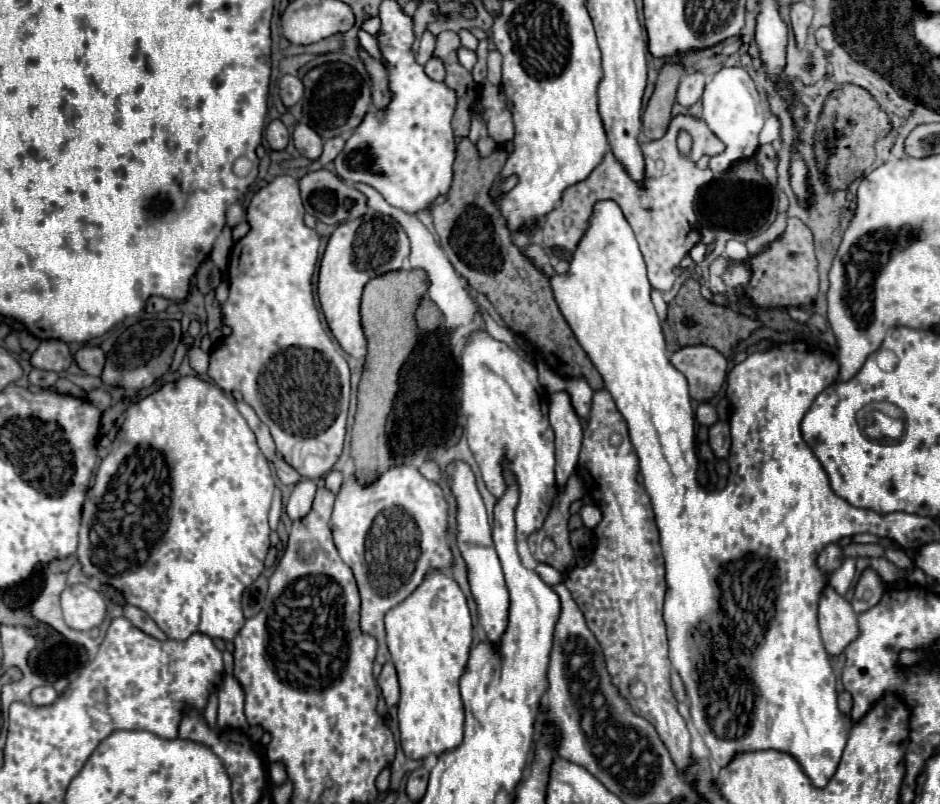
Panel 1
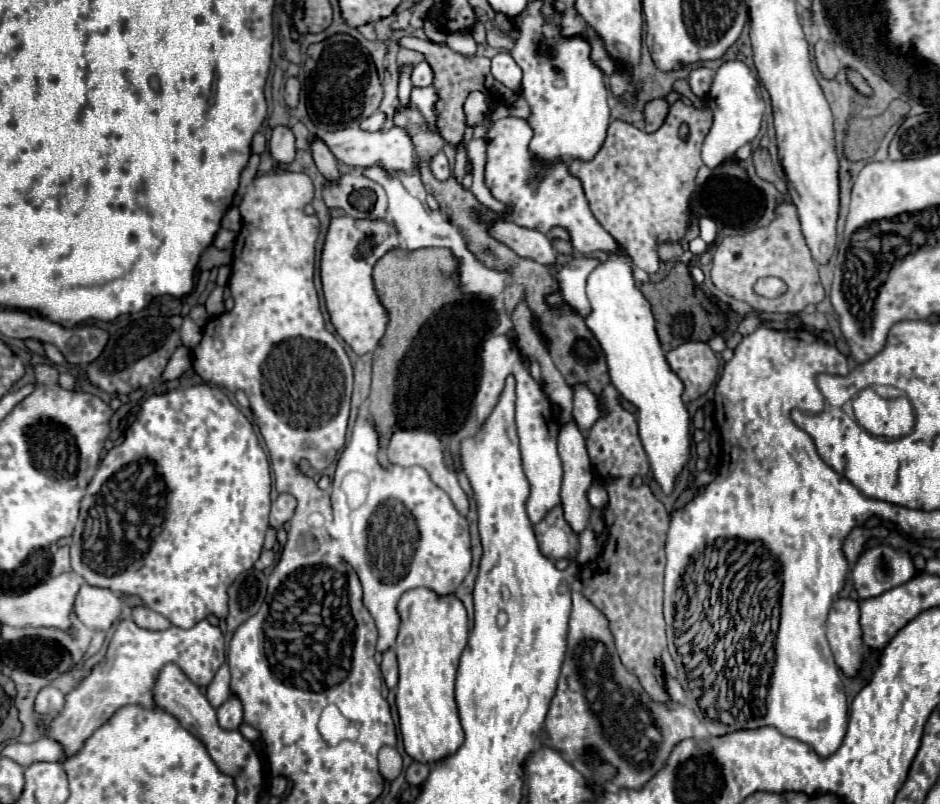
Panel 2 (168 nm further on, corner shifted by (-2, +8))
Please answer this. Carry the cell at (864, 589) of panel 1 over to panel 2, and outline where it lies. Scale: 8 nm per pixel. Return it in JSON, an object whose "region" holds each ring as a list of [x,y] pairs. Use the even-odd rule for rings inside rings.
{"region":[[[874,546],[866,550],[852,568],[854,588],[862,600],[880,596],[882,592],[904,584],[914,576],[914,564],[908,554],[890,546]]]}

